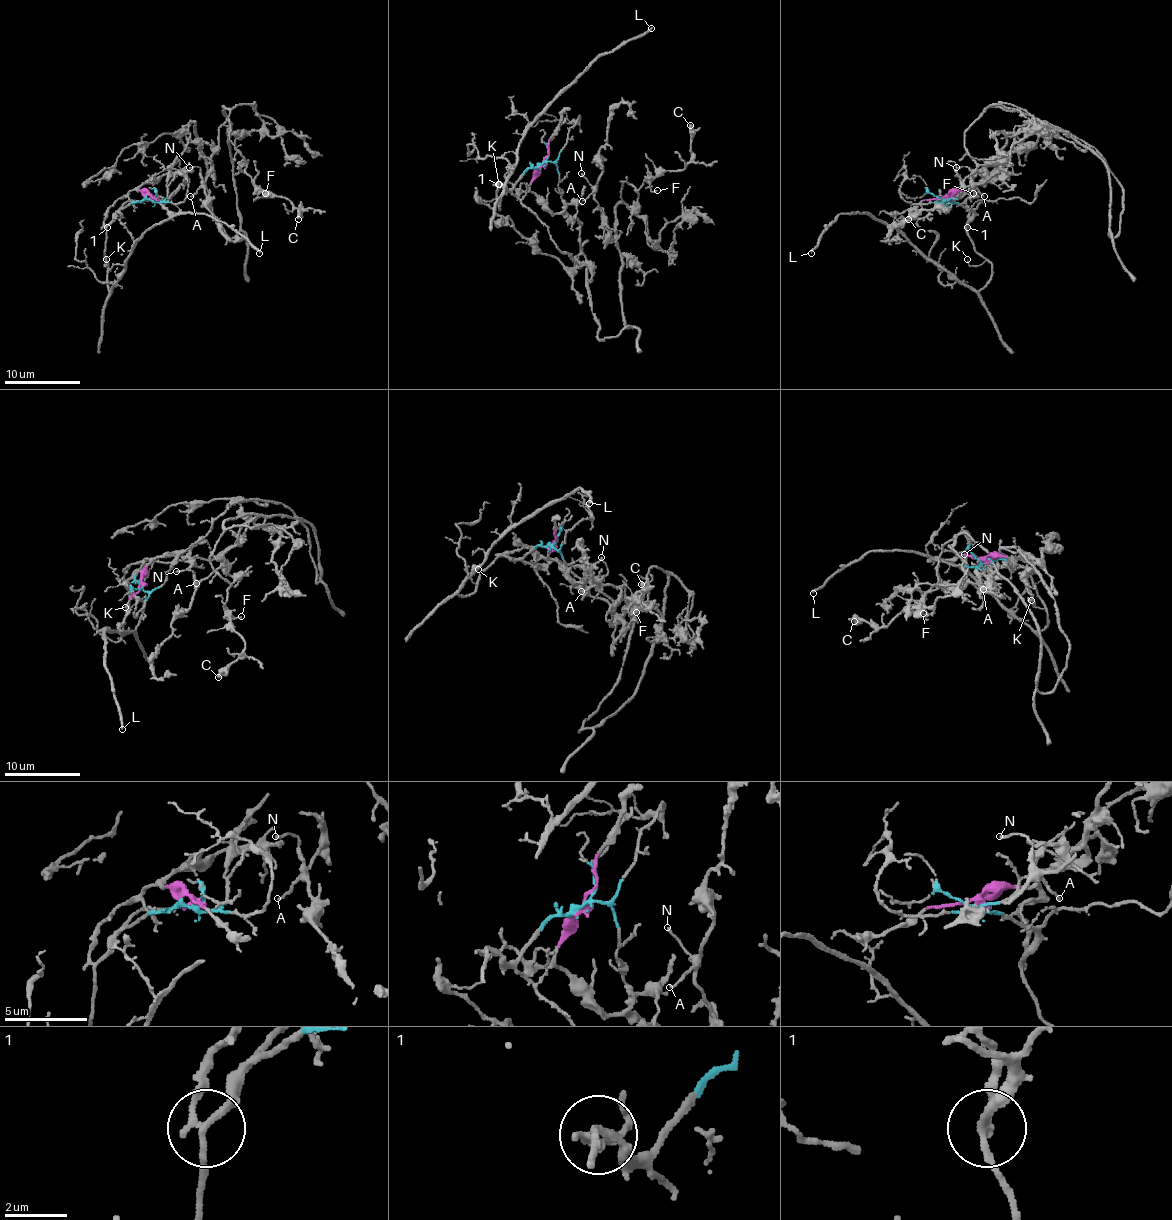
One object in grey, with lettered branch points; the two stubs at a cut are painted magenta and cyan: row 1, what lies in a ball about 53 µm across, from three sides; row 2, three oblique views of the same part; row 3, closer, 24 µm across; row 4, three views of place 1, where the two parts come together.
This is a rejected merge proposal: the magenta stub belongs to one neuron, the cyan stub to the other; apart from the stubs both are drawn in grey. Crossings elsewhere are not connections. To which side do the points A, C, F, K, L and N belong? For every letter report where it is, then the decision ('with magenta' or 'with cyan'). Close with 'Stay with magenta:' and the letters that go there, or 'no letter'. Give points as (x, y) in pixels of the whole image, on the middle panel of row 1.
A: place (582, 201); with magenta
C: place (690, 125); with magenta
F: place (657, 190); with magenta
K: place (498, 184); with cyan
L: place (651, 28); with cyan
N: place (581, 173); with magenta
Stay with magenta: A, C, F, N

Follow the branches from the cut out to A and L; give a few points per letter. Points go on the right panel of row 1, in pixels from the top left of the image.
A: (946, 198), (1049, 122), (1104, 160), (1123, 213), (1112, 238), (1108, 168), (1037, 120), (984, 196)
L: (946, 198), (973, 213), (967, 234), (992, 265), (982, 288), (956, 282), (866, 213), (841, 213), (811, 253)

